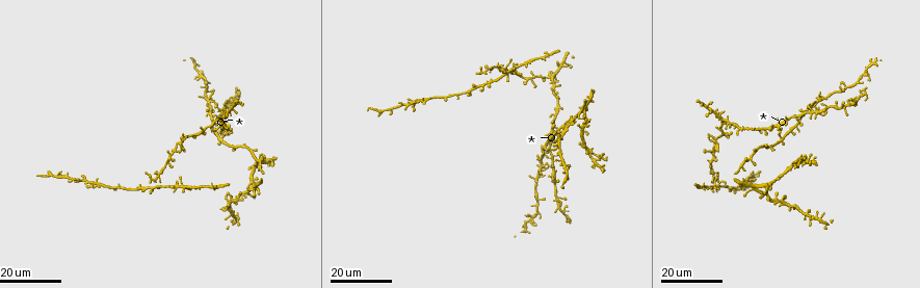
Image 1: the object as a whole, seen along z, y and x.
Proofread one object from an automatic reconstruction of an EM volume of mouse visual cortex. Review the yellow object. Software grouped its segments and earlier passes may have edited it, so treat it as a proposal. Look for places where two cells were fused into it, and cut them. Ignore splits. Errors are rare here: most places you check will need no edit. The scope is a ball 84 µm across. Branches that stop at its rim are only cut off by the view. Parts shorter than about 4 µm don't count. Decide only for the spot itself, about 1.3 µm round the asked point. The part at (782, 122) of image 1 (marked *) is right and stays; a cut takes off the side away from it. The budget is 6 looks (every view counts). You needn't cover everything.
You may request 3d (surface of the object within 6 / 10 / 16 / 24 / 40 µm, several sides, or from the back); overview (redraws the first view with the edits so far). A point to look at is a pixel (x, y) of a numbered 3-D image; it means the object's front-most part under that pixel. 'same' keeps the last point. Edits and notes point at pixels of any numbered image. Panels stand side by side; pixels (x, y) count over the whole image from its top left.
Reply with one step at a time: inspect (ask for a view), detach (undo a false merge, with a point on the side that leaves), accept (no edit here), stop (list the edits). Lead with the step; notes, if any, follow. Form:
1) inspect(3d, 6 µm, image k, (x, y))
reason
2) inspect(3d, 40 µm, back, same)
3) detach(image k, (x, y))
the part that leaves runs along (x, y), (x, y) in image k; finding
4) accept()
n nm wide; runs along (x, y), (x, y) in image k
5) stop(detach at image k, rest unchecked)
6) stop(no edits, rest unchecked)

inspect(3d, 16 µm, image 1, (223, 137))
looks like a crossing

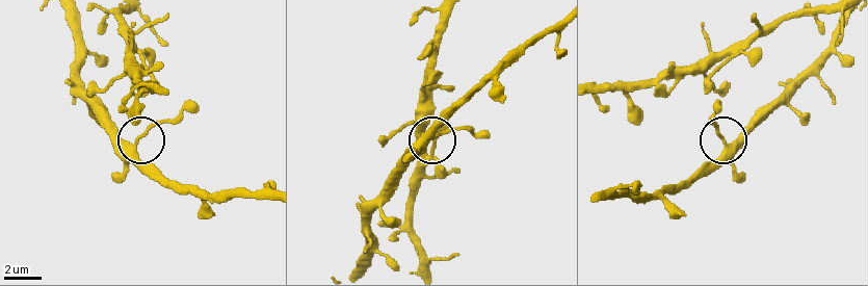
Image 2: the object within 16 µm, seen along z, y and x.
inspect(3d, 10 µm, image 2, (132, 148))

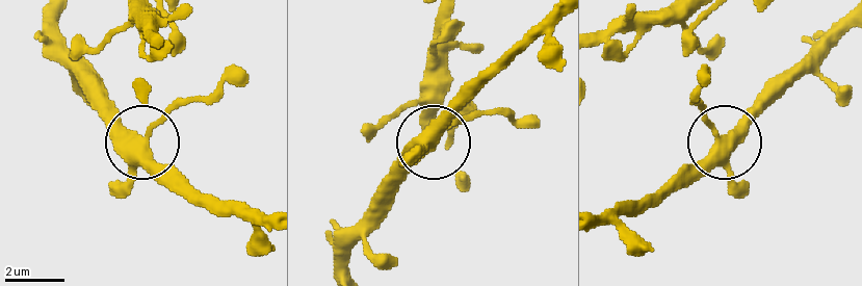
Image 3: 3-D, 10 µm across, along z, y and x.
accept()
4 arms; runs along (48, 14), (56, 58), (137, 135), (153, 132), (194, 98) in image 3; continuous, no second cell

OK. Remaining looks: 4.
inspect(3d, 16 µm, image 1, (549, 166))
four-way junction

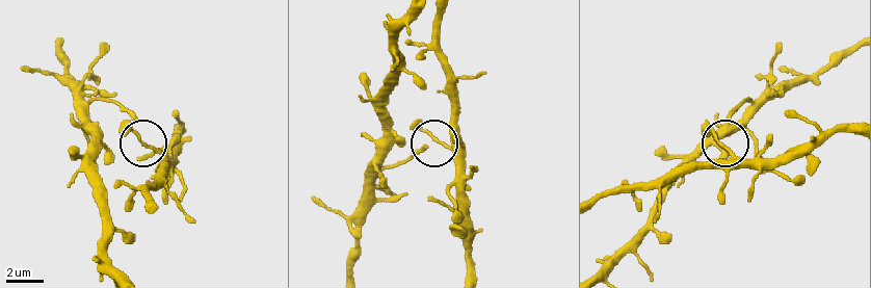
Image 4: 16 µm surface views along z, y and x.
inspect(3d, 6 µm, image 4, (427, 133))
closer look

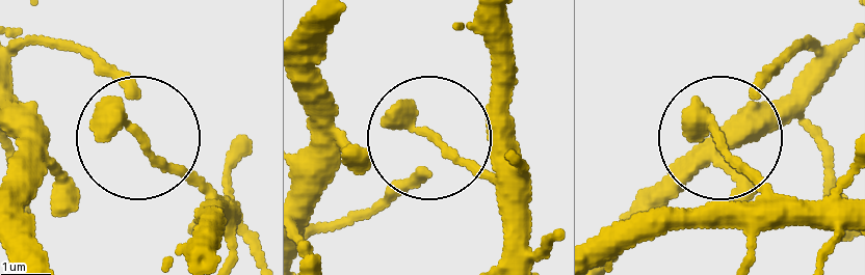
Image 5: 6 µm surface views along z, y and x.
accept()
runs along (197, 264), (201, 193), (155, 156), (118, 82), (84, 49) in image 5; all the same cell

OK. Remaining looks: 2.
inspect(3d, 24 µm, image 1, (722, 120))
four or more arms meet

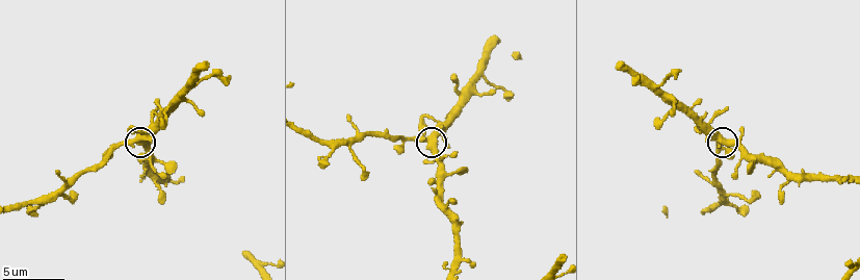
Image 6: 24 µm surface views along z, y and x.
inspect(3d, 6 µm, image 6, (429, 138))

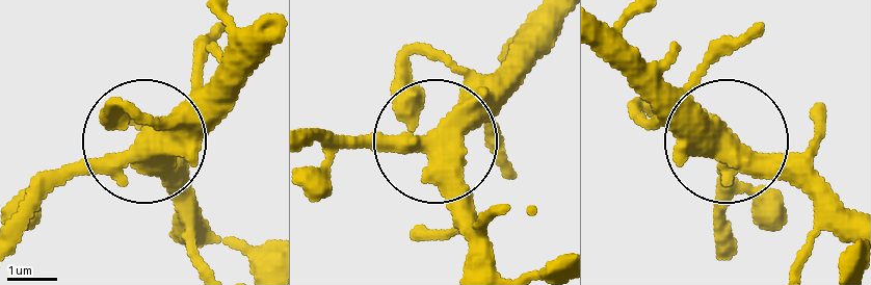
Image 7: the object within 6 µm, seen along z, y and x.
accept()
4 arms; runs along (850, 239), (751, 169), (656, 74) in image 7; one cell here

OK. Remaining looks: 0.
stop(no edits, rest unchecked)

